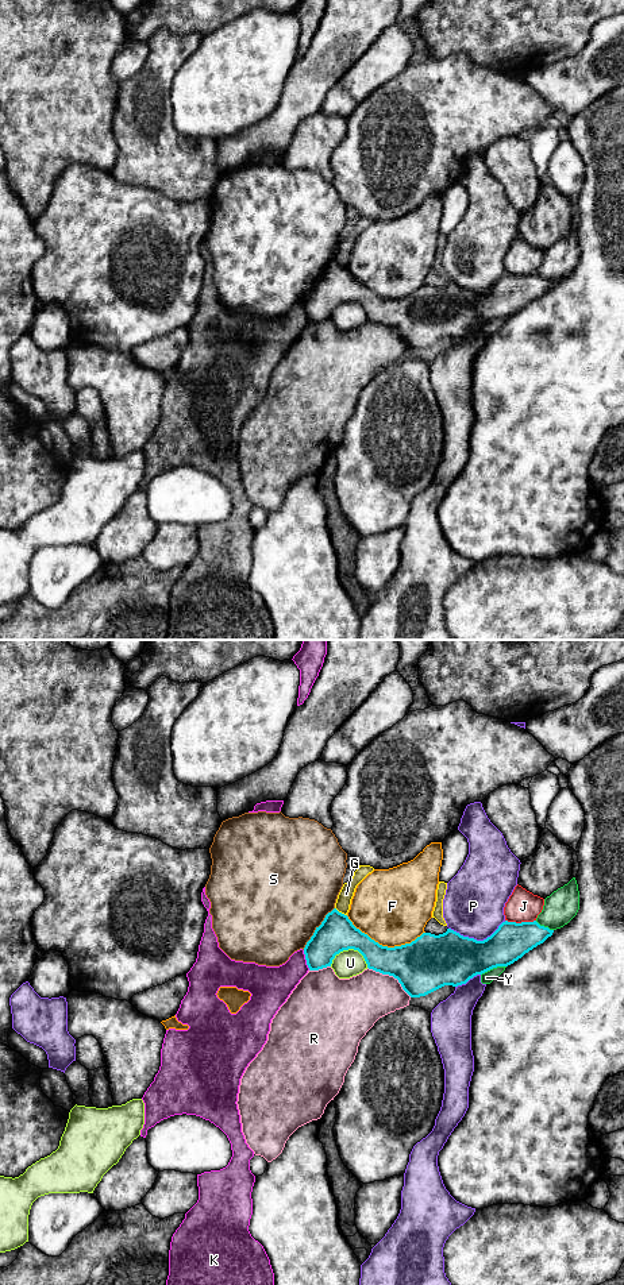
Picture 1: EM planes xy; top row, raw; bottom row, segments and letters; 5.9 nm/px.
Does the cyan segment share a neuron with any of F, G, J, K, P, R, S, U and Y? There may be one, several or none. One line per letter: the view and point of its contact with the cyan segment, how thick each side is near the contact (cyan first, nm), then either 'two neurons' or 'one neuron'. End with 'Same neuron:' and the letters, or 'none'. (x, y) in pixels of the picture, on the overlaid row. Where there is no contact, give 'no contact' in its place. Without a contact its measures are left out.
F: contact xy (385, 946); calibres 320 and 460 nm; two neurons
G: contact xy (341, 913); calibres 220 and 90 nm; two neurons
J: contact xy (522, 922); calibres 220 and 190 nm; two neurons
K: contact xy (305, 959); calibres 220 and 220 nm; two neurons
P: contact xy (476, 940); calibres 320 and 360 nm; two neurons
R: contact xy (391, 975); calibres 320 and 300 nm; two neurons
S: contact xy (316, 929); calibres 220 and 480 nm; two neurons
U: contact xy (347, 949); calibres 220 and 160 nm; two neurons
Y: contact xy (493, 967); calibres 300 and 70 nm; two neurons
Same neuron: none

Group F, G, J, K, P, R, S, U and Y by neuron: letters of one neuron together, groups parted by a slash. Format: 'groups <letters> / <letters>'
groups F / G / J / K / P / R / S / U / Y

